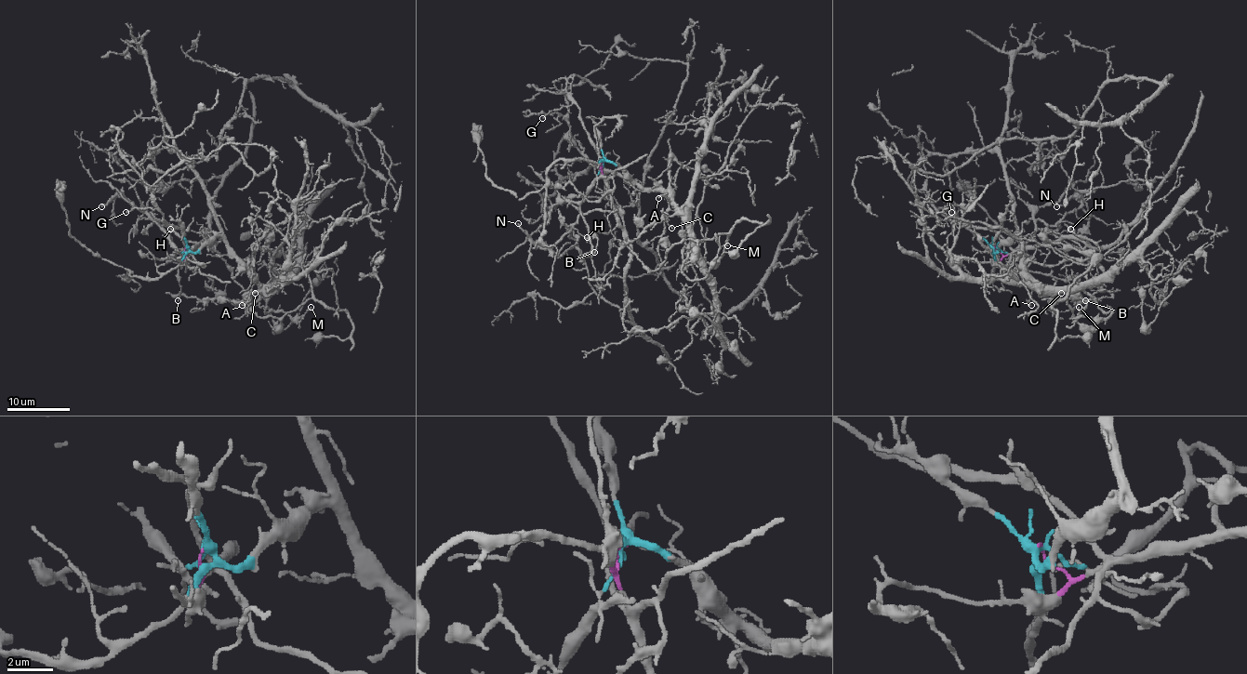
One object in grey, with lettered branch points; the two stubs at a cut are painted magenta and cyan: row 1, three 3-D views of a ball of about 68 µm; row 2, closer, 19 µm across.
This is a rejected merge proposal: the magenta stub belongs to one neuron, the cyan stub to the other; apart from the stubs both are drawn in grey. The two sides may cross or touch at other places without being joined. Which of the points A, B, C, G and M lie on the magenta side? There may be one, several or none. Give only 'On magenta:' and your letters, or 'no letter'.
On magenta: B, G

